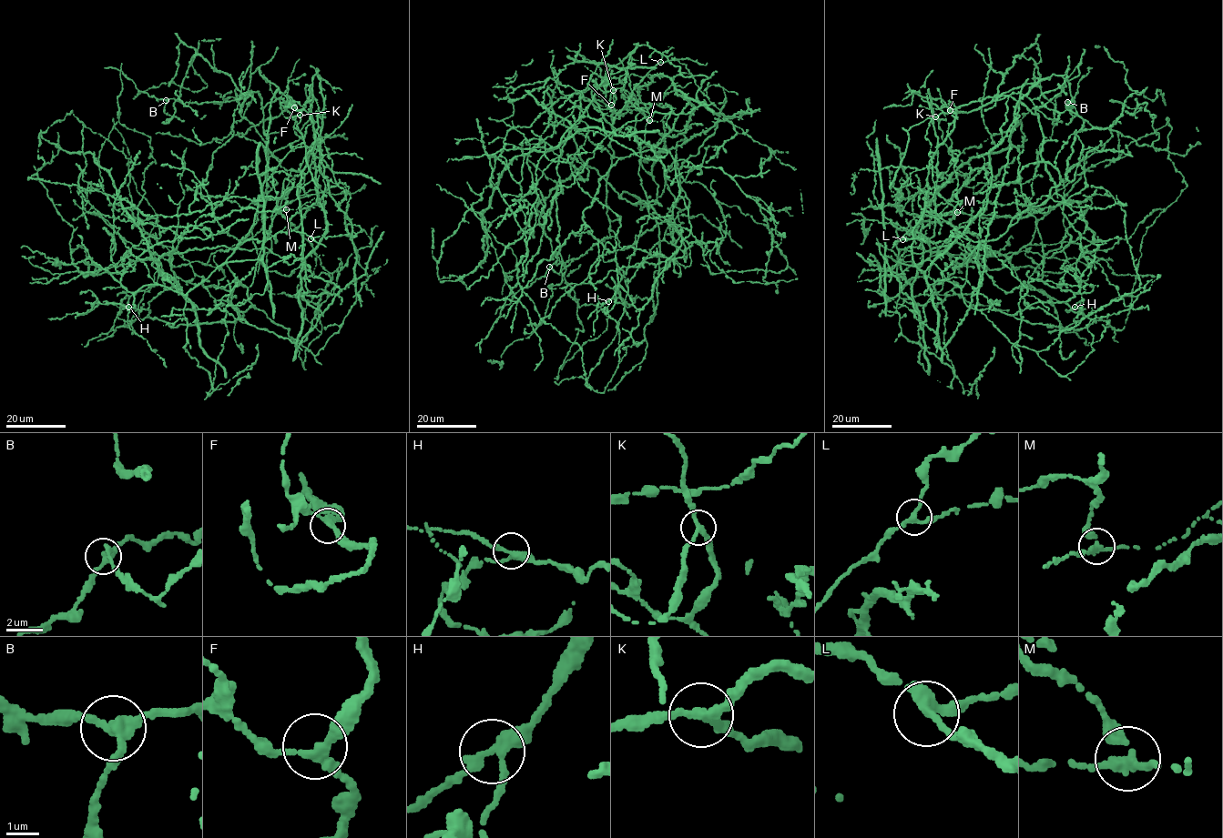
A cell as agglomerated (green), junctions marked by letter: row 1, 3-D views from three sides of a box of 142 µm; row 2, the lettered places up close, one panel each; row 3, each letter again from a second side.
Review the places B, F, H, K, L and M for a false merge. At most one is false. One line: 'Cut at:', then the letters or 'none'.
Cut at: M

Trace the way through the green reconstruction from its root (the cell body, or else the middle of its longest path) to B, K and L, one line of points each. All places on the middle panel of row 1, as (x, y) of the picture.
B: (622, 126), (707, 106), (675, 89), (684, 132), (639, 151), (657, 201), (621, 195), (678, 239), (549, 267)
K: (622, 126), (707, 106), (675, 89), (657, 201), (621, 195), (675, 243), (609, 228), (613, 90)
L: (622, 126), (545, 108), (541, 136), (619, 217), (640, 308), (691, 225), (672, 156), (610, 125), (660, 62)

